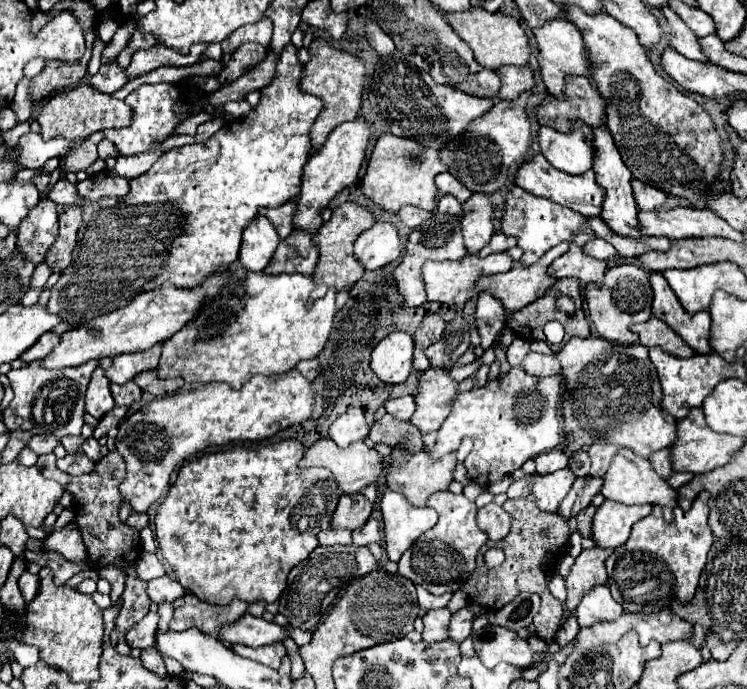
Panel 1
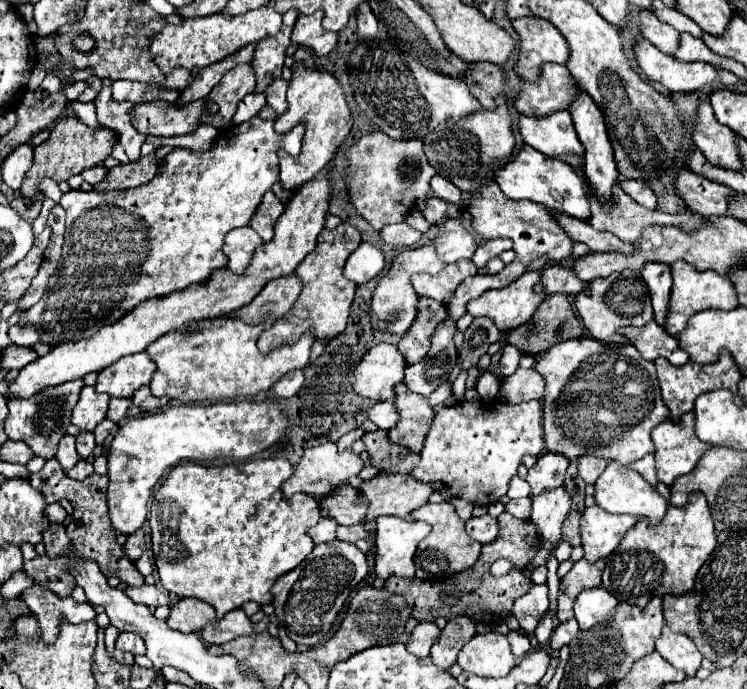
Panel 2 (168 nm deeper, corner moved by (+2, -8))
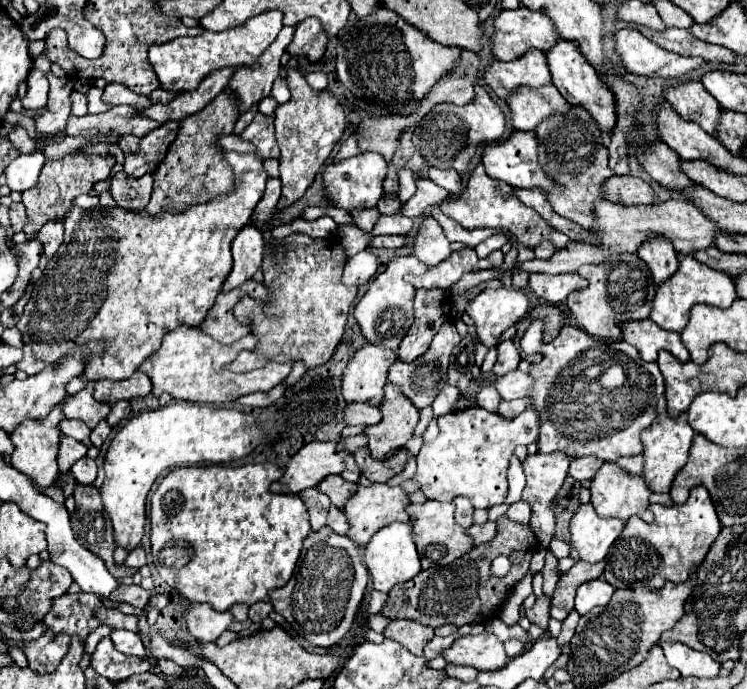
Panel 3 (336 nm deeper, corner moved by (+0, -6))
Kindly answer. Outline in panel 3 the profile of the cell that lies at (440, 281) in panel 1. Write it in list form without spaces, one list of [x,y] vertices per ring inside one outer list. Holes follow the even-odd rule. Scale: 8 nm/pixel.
[[[463,247],[459,251],[453,251],[451,257],[441,261],[435,267],[429,267],[425,275],[415,277],[413,285],[417,289],[449,289],[453,283],[461,279],[461,275],[473,271],[473,269],[497,269],[503,263],[503,253],[493,251],[489,257],[479,259],[473,247]]]

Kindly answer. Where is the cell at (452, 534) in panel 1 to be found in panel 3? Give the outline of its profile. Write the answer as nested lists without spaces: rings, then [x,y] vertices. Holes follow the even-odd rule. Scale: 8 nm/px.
[[[425,501],[423,505],[409,505],[407,513],[415,517],[413,521],[413,535],[417,553],[421,557],[421,567],[435,567],[435,565],[449,565],[451,561],[459,559],[463,553],[473,549],[471,537],[467,537],[465,529],[459,527],[453,519],[455,503],[441,503],[441,501]]]

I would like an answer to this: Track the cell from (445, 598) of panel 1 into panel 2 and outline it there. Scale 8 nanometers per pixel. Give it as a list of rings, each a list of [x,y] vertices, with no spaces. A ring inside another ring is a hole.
[[[379,517],[375,535],[375,573],[381,579],[391,575],[415,577],[413,555],[421,539],[429,535],[431,527],[425,521],[405,521],[401,517]]]

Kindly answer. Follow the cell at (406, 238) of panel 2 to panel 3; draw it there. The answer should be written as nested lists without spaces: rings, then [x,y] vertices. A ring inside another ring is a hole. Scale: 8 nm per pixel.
[[[377,235],[369,243],[371,249],[397,249],[403,245],[405,245],[405,237],[399,235]]]

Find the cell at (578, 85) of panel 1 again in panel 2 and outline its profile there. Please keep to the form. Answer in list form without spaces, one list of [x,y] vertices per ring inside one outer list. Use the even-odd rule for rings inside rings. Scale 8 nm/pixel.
[[[547,63],[537,83],[523,83],[521,93],[515,99],[515,107],[523,115],[547,117],[555,111],[569,111],[571,103],[577,97],[577,85],[569,75],[567,67]]]

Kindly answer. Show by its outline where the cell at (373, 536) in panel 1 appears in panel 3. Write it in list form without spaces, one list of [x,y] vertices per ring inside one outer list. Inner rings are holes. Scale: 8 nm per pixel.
[[[335,505],[329,507],[327,525],[329,525],[335,533],[339,533],[339,535],[345,535],[345,533],[347,533],[347,521],[343,521],[343,513],[341,513],[339,507],[335,507]]]

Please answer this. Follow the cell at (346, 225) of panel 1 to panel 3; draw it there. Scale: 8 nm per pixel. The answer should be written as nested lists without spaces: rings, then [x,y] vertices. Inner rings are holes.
[[[291,233],[277,245],[283,245],[279,253],[283,253],[285,261],[277,263],[277,253],[265,243],[261,265],[263,285],[271,291],[271,301],[259,303],[253,297],[245,297],[237,303],[233,313],[239,323],[251,327],[251,335],[257,339],[255,355],[261,361],[303,361],[307,369],[313,369],[327,363],[341,341],[357,289],[341,283],[347,257],[337,239],[313,239],[309,235]]]

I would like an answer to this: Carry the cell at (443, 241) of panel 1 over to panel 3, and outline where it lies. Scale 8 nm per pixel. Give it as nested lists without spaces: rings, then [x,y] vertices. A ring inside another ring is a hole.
[[[395,257],[389,261],[387,269],[377,275],[377,279],[369,285],[367,293],[361,297],[359,305],[355,307],[355,321],[361,327],[363,337],[373,343],[381,345],[385,349],[399,349],[401,339],[407,335],[407,329],[413,323],[413,297],[415,297],[415,287],[407,283],[403,277],[407,273],[425,273],[427,267],[419,263],[417,257]]]

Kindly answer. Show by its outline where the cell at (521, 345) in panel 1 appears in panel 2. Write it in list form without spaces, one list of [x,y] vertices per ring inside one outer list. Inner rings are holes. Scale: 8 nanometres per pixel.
[[[505,345],[503,357],[501,357],[501,365],[499,365],[499,373],[503,377],[513,375],[515,369],[519,367],[519,359],[521,359],[521,351],[517,351],[517,347],[513,347],[513,345]]]

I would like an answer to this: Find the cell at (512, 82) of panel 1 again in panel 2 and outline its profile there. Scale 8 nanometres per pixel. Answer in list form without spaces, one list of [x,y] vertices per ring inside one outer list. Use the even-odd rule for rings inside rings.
[[[477,63],[471,67],[465,83],[469,91],[479,99],[483,109],[495,109],[495,97],[503,93],[507,79],[503,67],[493,63]]]

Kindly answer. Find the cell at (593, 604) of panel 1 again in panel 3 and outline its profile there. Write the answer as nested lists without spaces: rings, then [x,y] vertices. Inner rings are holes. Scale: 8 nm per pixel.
[[[603,577],[593,579],[589,583],[579,585],[577,597],[575,597],[575,609],[579,615],[589,613],[597,605],[607,605],[615,587],[611,587]]]

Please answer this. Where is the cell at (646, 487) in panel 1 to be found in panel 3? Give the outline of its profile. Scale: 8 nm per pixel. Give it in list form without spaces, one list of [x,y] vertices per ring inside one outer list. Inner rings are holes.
[[[603,463],[603,467],[591,479],[589,491],[591,491],[591,505],[601,517],[617,517],[627,521],[631,515],[637,515],[643,521],[653,521],[653,513],[647,509],[651,491],[647,489],[641,475],[629,475],[627,471],[619,469],[615,463]]]

